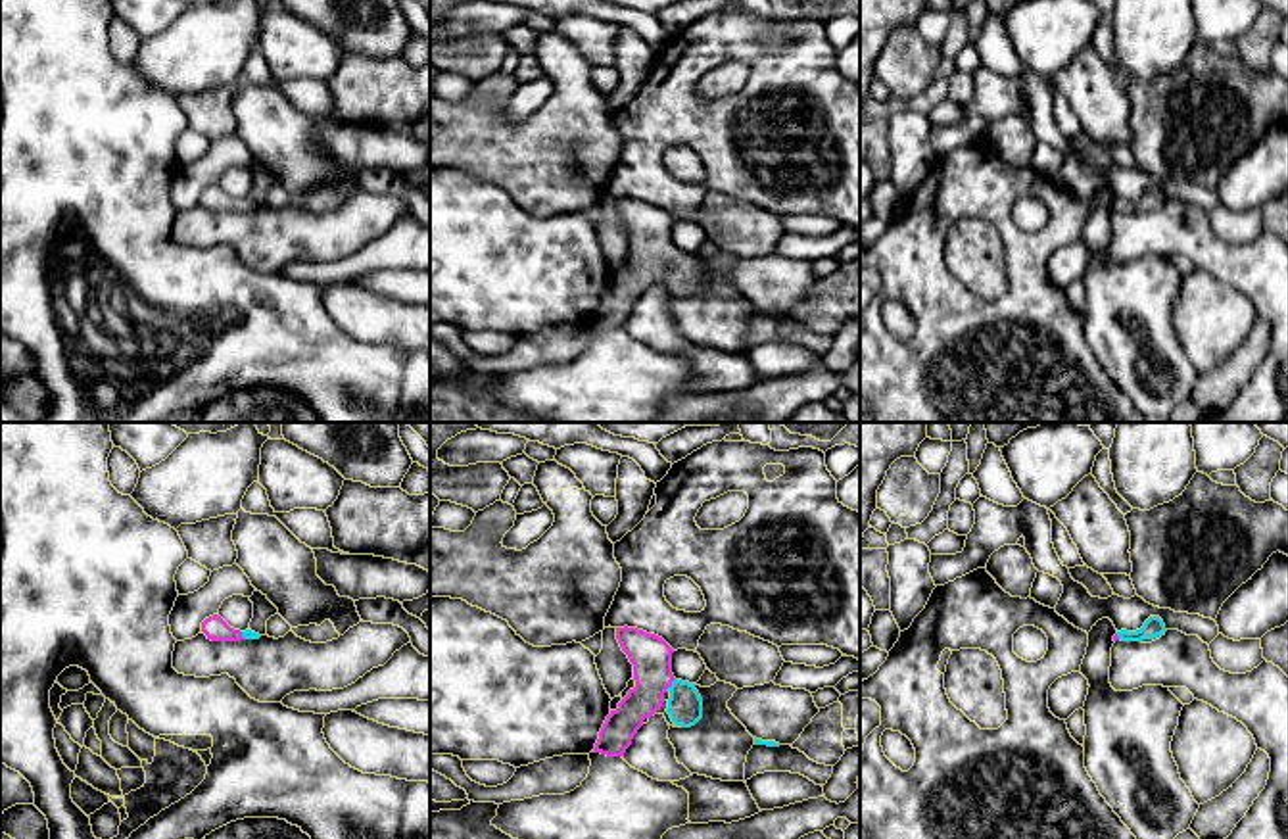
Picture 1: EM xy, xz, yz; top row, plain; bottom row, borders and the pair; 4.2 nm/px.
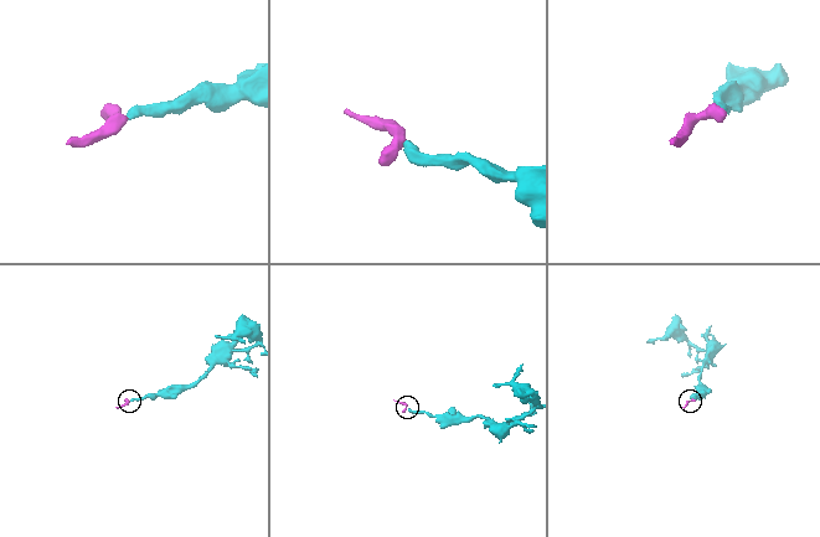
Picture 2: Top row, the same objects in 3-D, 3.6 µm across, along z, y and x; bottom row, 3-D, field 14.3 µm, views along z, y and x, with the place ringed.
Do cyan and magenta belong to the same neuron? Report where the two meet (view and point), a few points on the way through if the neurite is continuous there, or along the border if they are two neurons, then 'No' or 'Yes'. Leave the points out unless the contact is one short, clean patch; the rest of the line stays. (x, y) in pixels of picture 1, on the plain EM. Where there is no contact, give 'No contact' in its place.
Touches cyan at xz (672, 254). Path across: xz (686, 277), (684, 265), (672, 254), (653, 235), (651, 227). Yes

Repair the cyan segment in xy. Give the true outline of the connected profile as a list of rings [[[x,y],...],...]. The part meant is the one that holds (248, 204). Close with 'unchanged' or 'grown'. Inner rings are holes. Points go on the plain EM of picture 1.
[[[213,184],[202,192],[202,202],[211,211],[240,211],[240,209],[259,209],[261,205],[246,200],[234,200],[230,198],[219,184]]]; grown

